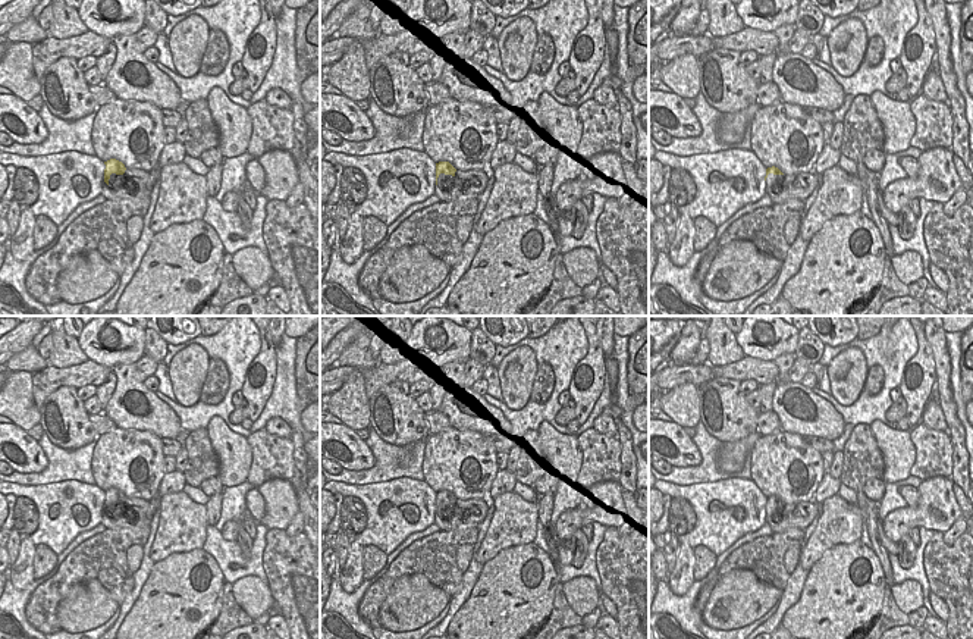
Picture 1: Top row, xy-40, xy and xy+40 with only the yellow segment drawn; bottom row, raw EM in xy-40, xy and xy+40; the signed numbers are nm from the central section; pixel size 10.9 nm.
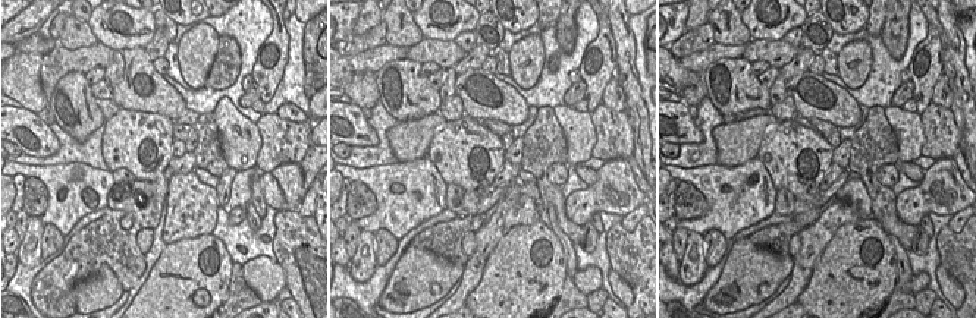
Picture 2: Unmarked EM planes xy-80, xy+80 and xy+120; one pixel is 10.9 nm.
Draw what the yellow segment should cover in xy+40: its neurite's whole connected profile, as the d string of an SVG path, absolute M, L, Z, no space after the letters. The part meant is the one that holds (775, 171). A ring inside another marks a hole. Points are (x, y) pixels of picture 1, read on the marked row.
M775 166L768 167L765 181L766 181L766 194L768 195L772 195L773 192L778 194L782 188L784 173Z

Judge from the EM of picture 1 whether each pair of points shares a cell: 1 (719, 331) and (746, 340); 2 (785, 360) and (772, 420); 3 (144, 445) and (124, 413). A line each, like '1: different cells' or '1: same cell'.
1: different cells
2: different cells
3: different cells

